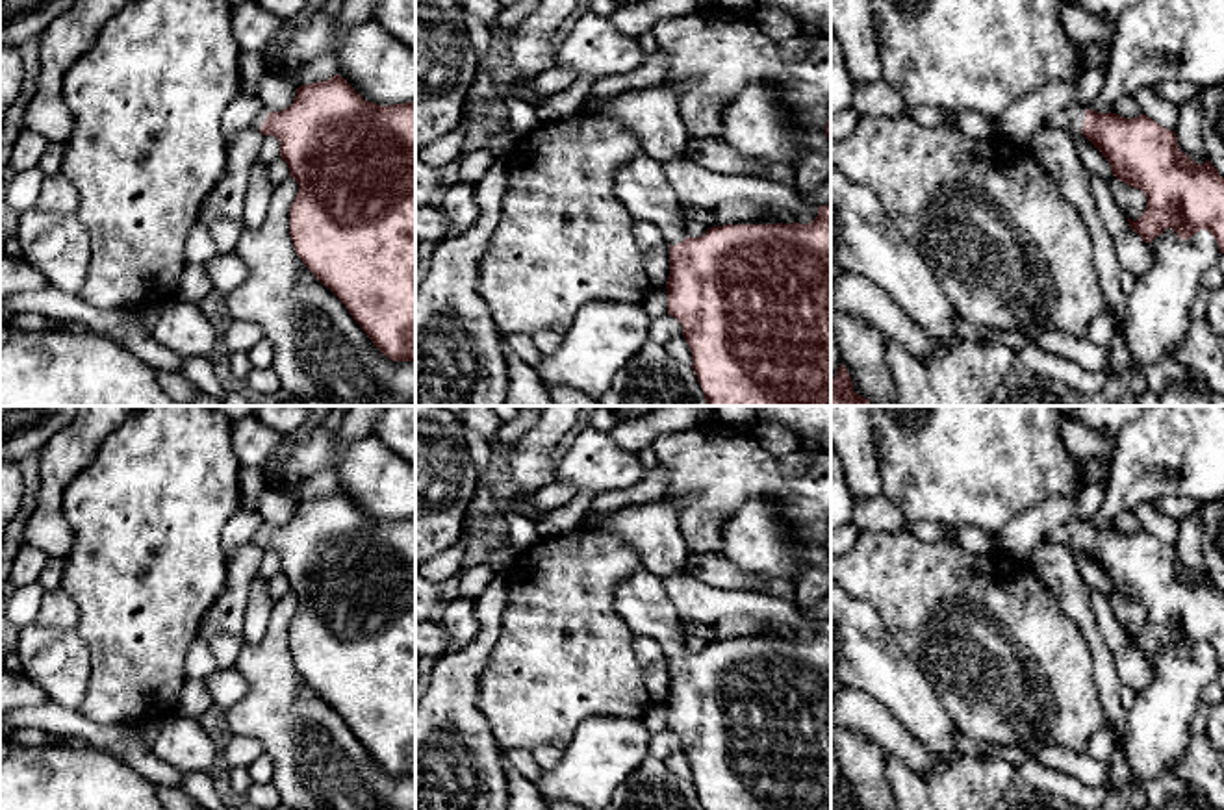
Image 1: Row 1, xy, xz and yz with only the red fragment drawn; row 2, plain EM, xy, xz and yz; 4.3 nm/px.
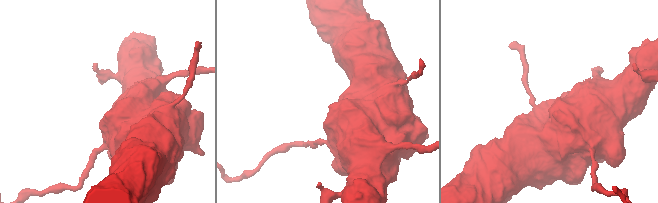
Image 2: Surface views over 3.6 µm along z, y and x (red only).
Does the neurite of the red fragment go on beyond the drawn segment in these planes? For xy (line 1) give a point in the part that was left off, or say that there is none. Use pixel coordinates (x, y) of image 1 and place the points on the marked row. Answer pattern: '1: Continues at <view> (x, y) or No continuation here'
1: Continues at xy (258, 121)

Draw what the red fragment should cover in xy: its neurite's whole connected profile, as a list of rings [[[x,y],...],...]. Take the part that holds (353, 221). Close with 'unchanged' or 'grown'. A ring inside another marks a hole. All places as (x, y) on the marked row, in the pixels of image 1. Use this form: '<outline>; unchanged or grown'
[[[336,74],[300,85],[293,104],[282,111],[263,108],[252,126],[280,141],[280,158],[299,185],[289,206],[289,235],[297,256],[345,304],[384,356],[415,365],[415,100],[378,106]]]; grown

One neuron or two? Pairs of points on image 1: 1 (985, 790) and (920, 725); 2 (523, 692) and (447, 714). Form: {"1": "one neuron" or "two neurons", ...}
{"1": "two neurons", "2": "two neurons"}

